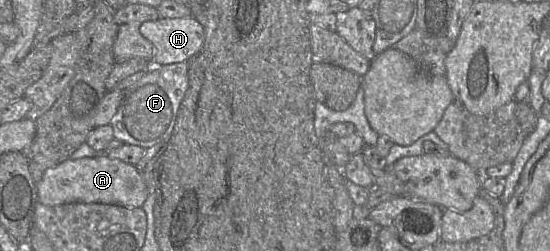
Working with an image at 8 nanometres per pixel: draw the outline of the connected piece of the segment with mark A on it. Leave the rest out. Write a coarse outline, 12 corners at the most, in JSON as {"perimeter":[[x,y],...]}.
{"perimeter":[[68,159],[36,184],[39,203],[143,206],[135,165]]}

